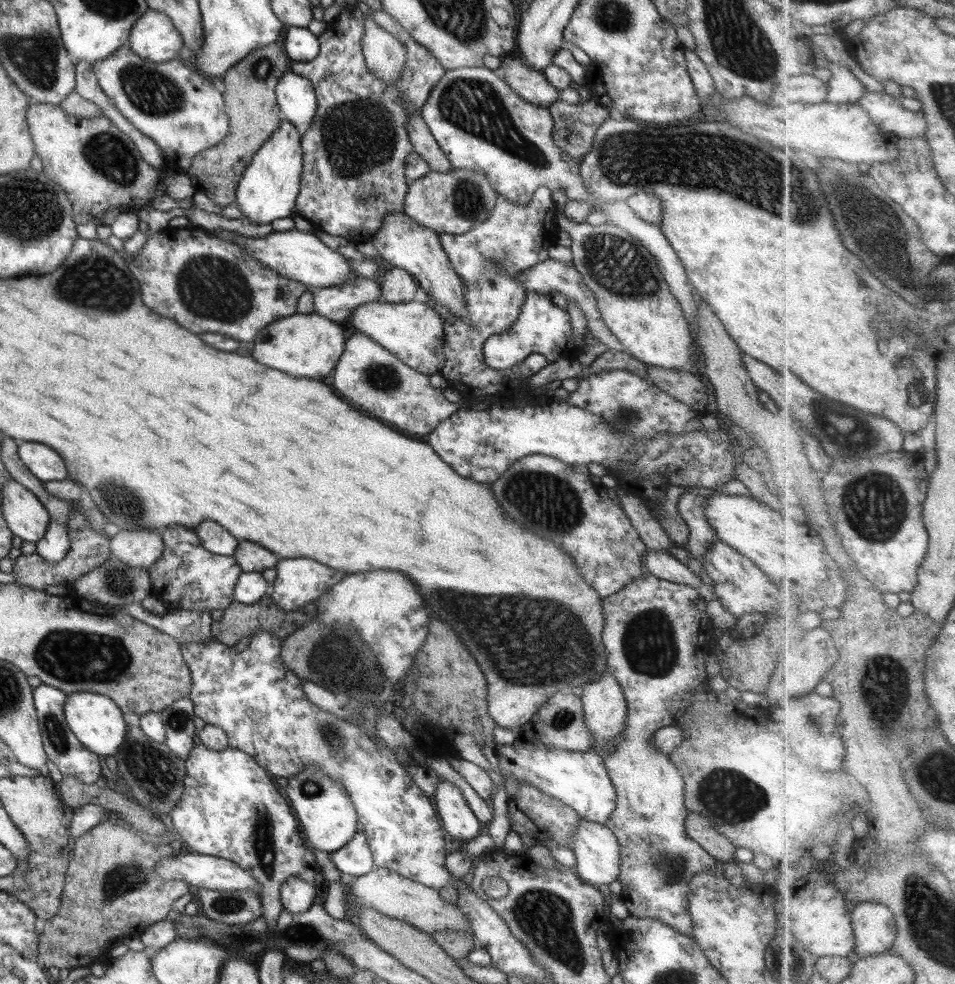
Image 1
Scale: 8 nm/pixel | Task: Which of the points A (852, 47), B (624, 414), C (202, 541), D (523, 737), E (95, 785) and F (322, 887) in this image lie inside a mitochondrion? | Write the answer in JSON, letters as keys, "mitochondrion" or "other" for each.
{"A":"other","B":"mitochondrion","C":"other","D":"other","E":"other","F":"other"}

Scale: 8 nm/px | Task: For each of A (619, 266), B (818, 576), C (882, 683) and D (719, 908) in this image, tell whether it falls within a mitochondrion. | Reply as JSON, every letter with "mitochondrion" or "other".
{"A":"mitochondrion","B":"other","C":"mitochondrion","D":"other"}

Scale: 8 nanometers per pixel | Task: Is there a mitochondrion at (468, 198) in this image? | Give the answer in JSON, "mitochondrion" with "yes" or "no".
{"mitochondrion":"yes"}

